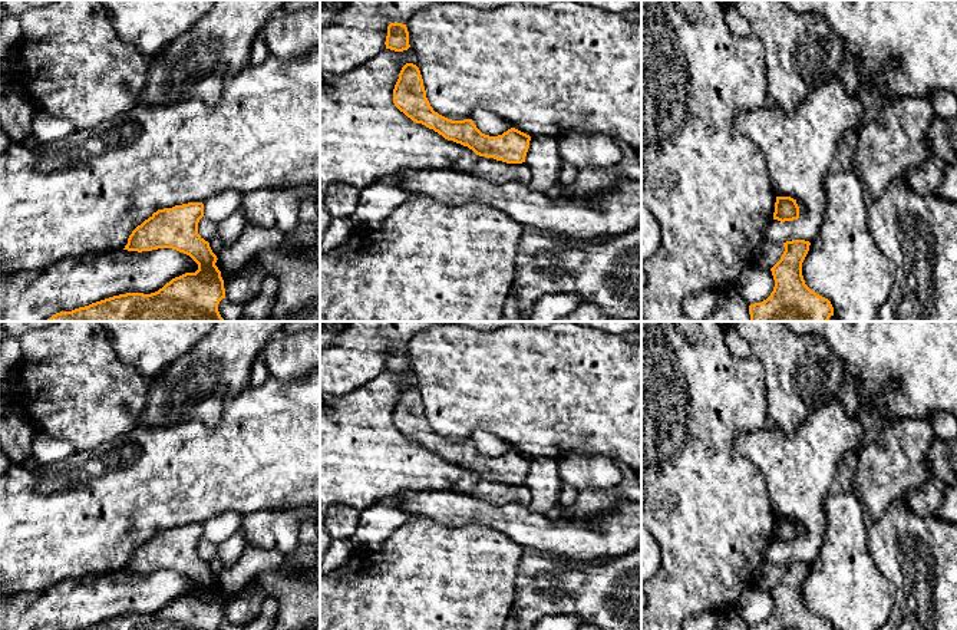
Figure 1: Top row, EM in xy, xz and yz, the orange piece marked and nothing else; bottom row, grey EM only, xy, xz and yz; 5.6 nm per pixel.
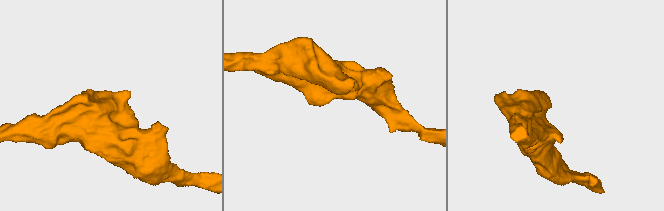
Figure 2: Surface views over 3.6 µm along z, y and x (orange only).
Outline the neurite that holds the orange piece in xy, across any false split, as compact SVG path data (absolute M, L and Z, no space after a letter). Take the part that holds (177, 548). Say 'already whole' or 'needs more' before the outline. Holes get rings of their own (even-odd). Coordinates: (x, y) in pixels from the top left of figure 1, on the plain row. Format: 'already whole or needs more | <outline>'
already whole | M202 524L158 531L132 553L123 570L138 574L176 571L198 586L195 594L175 598L151 616L126 614L79 630L218 630L225 620L224 601L209 564L198 555L202 538Z

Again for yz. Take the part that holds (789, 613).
already whole | M792 561L783 564L781 581L770 590L775 608L762 624L749 630L834 630L831 623L812 613L803 601L802 584L809 573L809 563Z

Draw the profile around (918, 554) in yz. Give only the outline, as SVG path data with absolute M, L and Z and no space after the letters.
M897 501L888 507L887 512L877 522L868 525L868 547L880 571L897 588L895 604L880 630L957 630L957 525L933 517L918 515L910 504Z

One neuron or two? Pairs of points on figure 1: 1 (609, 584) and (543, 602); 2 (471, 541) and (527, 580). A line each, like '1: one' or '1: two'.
1: one
2: two

